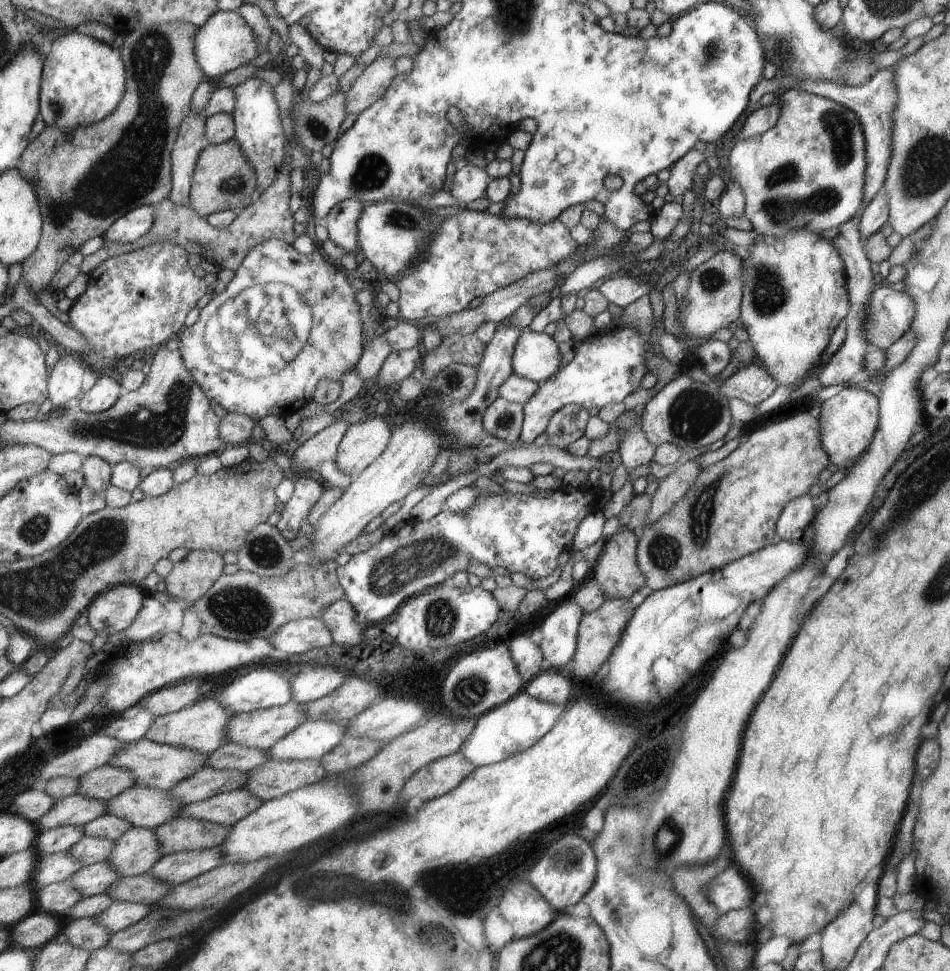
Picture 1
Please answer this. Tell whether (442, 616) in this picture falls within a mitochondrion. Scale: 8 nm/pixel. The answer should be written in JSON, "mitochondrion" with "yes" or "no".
{"mitochondrion":"yes"}

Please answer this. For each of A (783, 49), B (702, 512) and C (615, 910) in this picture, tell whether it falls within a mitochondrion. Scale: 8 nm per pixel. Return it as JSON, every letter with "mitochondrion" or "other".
{"A":"mitochondrion","B":"mitochondrion","C":"mitochondrion"}

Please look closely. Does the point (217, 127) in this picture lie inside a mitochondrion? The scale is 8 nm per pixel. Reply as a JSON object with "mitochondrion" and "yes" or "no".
{"mitochondrion":"no"}

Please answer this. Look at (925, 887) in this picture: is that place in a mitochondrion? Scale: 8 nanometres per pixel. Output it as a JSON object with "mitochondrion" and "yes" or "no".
{"mitochondrion":"no"}

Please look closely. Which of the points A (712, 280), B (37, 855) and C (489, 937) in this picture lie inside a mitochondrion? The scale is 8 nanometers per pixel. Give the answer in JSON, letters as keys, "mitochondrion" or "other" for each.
{"A":"mitochondrion","B":"other","C":"other"}

